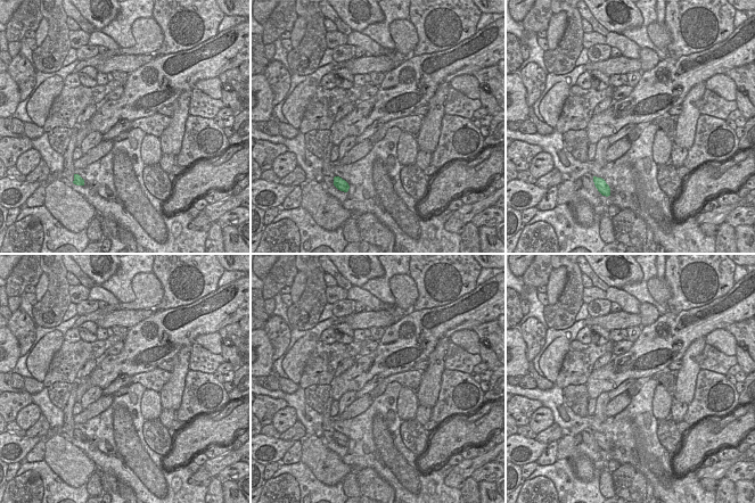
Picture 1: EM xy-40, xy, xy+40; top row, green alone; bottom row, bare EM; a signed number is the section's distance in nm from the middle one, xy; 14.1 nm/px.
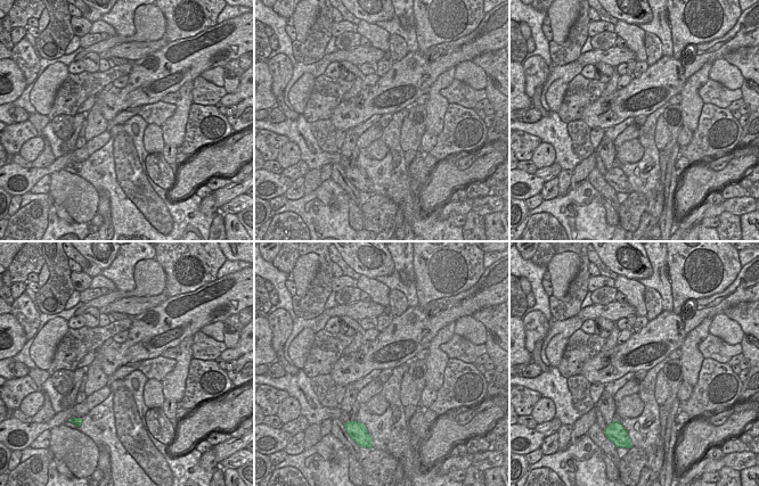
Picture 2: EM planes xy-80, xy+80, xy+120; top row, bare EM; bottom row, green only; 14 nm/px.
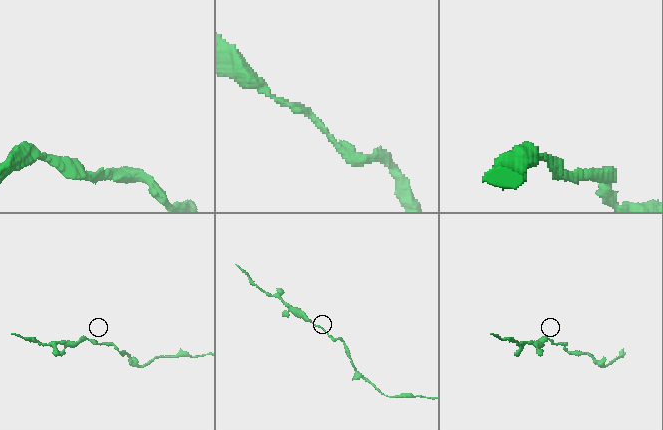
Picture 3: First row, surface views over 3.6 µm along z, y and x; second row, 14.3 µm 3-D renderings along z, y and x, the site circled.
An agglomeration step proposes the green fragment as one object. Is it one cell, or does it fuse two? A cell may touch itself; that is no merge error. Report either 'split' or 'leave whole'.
leave whole

